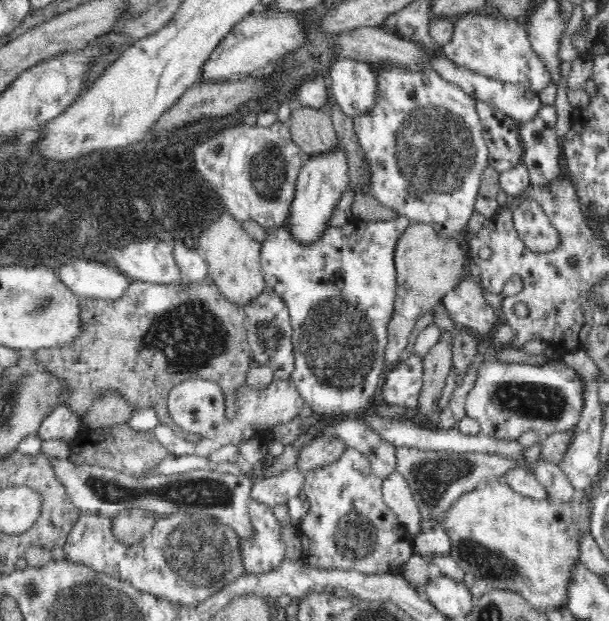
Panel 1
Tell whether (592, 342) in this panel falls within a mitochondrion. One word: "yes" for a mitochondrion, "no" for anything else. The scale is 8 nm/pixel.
no

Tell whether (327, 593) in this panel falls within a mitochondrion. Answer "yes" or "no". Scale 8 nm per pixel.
no

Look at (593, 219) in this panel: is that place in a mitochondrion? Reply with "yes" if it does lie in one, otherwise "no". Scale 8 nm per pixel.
no

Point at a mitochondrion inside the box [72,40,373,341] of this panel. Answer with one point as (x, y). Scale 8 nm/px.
(267, 168)

